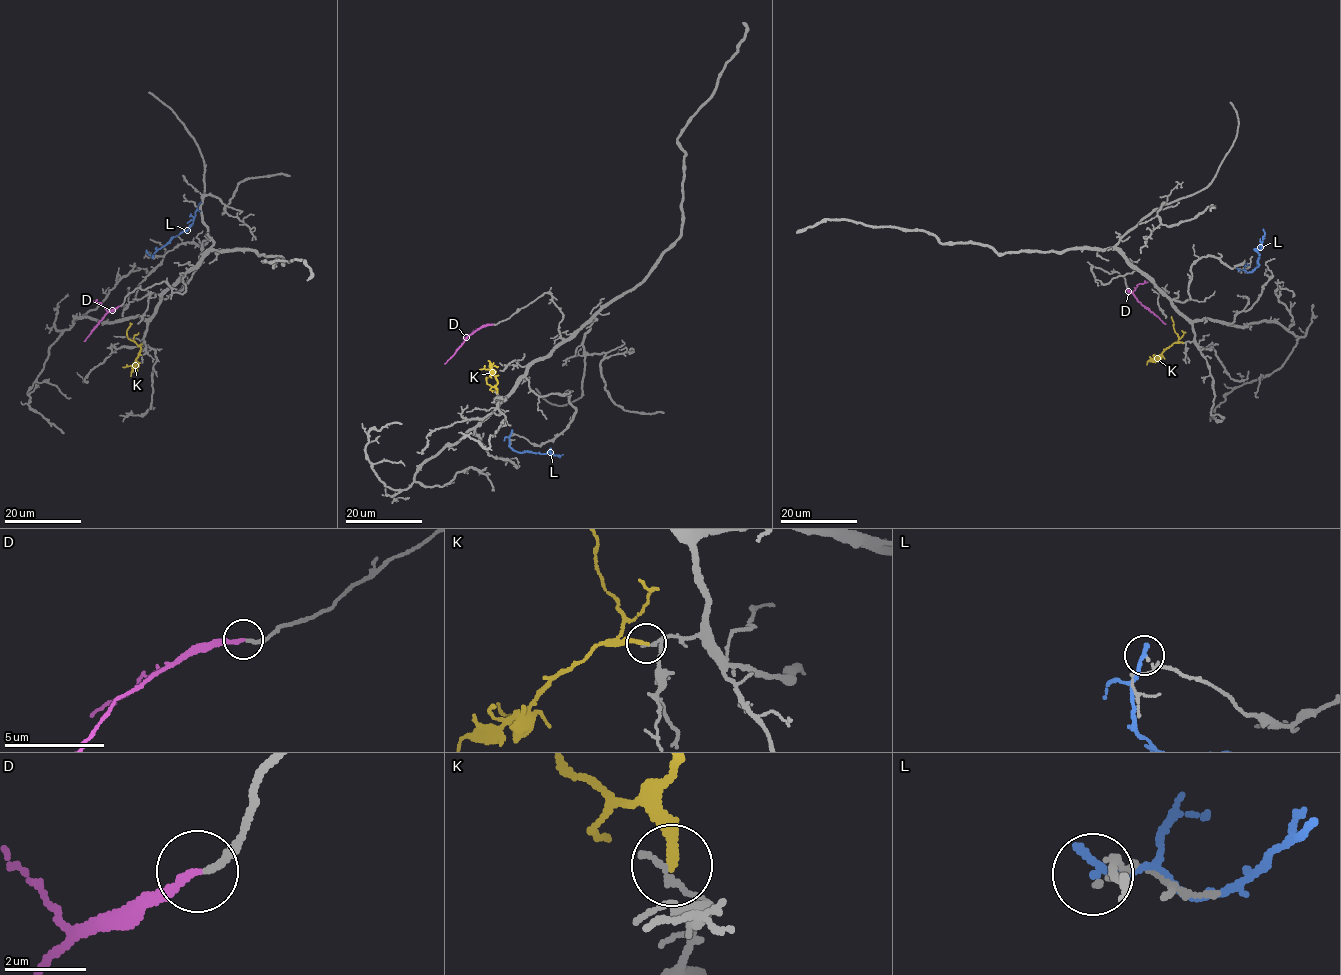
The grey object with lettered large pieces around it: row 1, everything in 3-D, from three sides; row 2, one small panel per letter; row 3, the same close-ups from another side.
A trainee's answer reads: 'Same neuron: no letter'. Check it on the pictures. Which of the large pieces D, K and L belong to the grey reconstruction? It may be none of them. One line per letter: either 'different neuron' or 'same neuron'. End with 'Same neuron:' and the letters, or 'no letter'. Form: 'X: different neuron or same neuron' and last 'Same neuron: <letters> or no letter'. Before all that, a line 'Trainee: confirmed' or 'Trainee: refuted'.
Trainee: refuted
D: same neuron
K: different neuron
L: different neuron
Same neuron: D

